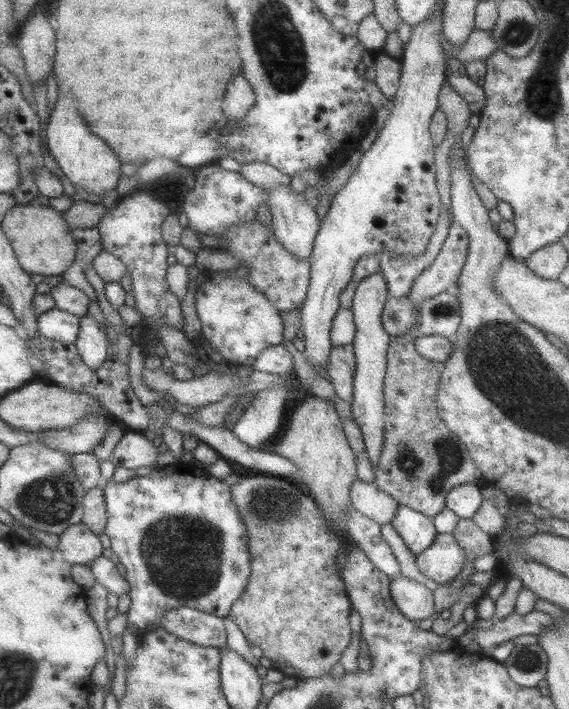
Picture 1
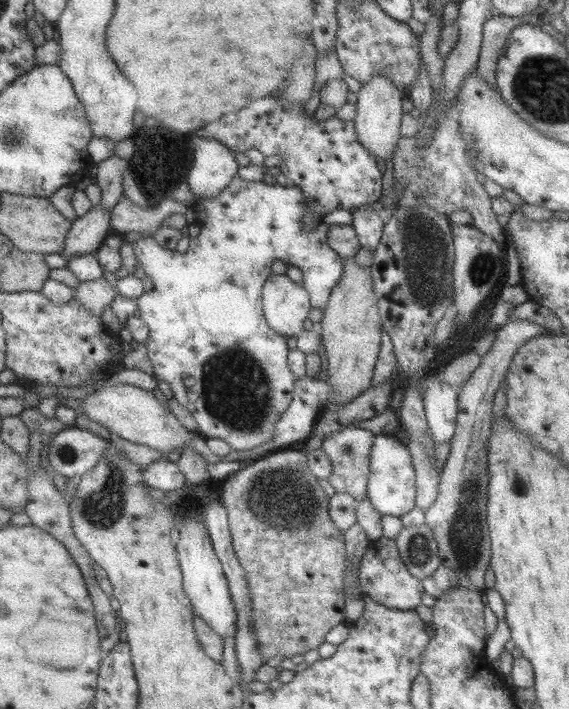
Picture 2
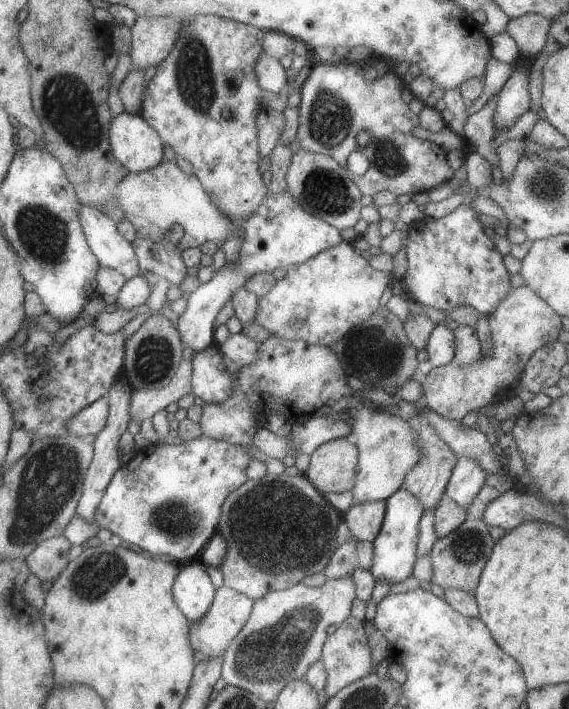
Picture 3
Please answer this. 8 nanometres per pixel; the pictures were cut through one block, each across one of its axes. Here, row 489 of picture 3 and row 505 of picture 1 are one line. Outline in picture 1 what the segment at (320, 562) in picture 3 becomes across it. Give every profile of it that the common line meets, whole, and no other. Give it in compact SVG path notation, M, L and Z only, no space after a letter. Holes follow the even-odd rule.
M258 473L254 476L241 475L239 480L229 486L229 493L231 493L231 503L237 507L239 517L245 525L245 535L249 537L247 540L247 549L249 549L249 582L245 586L245 590L239 594L239 598L231 604L228 618L238 626L241 633L243 633L246 642L249 646L255 645L261 649L263 657L269 659L272 663L272 669L280 671L283 676L301 678L317 678L317 676L327 675L334 664L339 663L342 653L350 643L350 627L349 627L349 613L352 610L351 603L347 598L345 591L345 584L341 580L340 571L337 570L335 564L335 555L337 551L346 548L346 543L331 530L331 526L325 522L323 514L319 512L317 504L313 502L313 498L309 496L299 484L286 482L283 478L278 476L267 477L265 473Z

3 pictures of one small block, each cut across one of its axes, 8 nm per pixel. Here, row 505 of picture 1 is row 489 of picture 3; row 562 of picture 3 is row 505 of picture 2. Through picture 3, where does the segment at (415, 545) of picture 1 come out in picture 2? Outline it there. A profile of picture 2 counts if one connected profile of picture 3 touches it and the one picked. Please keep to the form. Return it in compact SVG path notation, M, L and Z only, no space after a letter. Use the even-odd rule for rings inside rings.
M377 434L373 437L368 459L366 498L380 515L402 517L414 507L416 497L415 469L408 448L393 434Z

